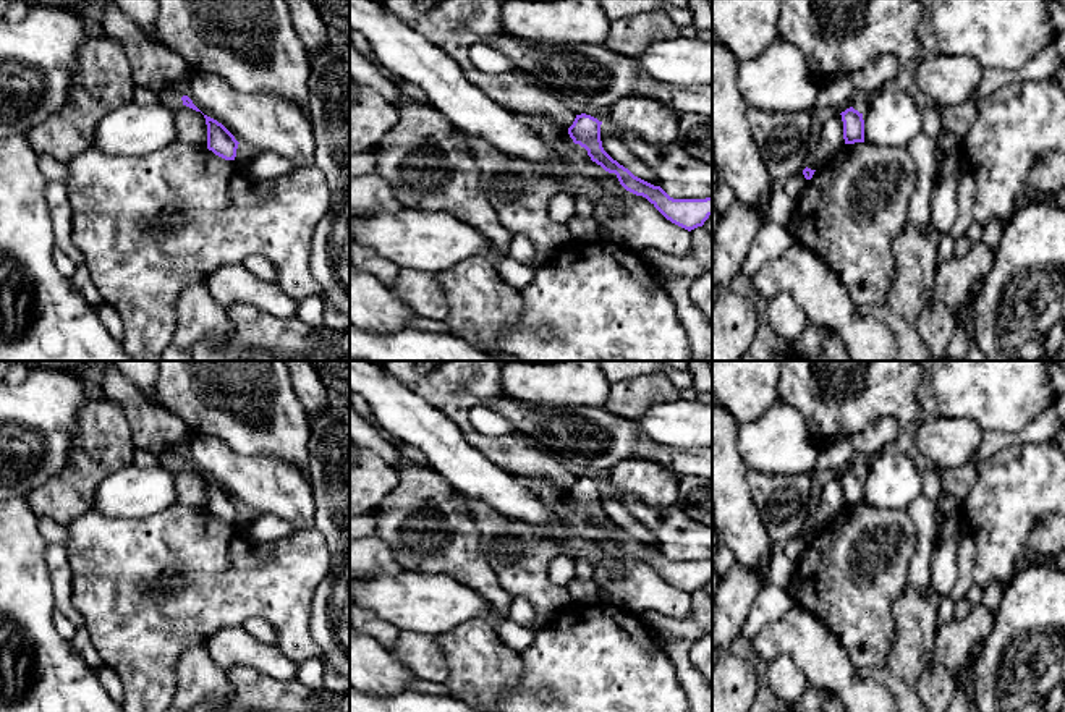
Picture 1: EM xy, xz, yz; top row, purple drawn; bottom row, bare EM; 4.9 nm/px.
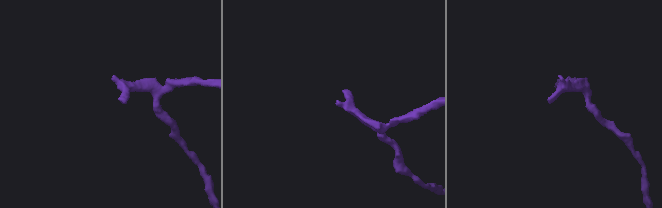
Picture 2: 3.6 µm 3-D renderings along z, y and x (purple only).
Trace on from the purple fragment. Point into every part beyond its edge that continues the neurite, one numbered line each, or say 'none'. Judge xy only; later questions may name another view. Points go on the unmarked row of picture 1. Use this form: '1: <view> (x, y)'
1: xy (172, 458)

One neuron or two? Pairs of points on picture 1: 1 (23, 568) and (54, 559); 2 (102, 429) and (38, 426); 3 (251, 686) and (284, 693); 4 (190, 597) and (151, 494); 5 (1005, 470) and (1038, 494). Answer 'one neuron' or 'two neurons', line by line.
1: two neurons
2: two neurons
3: one neuron
4: two neurons
5: one neuron

